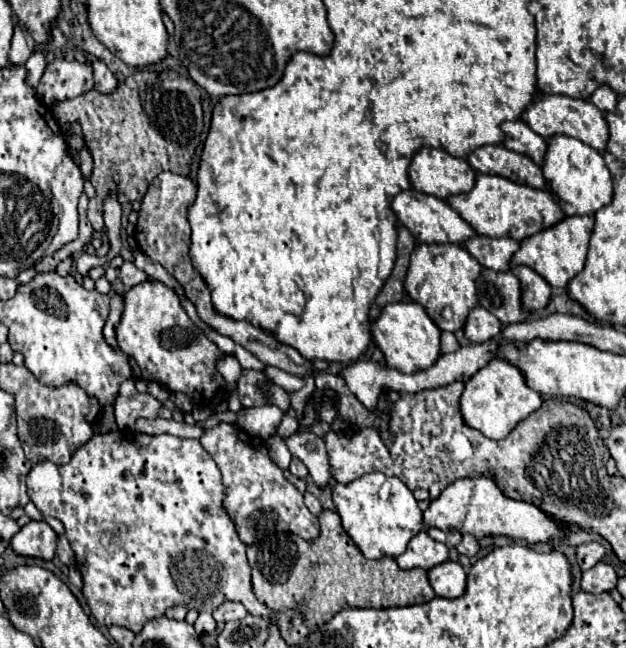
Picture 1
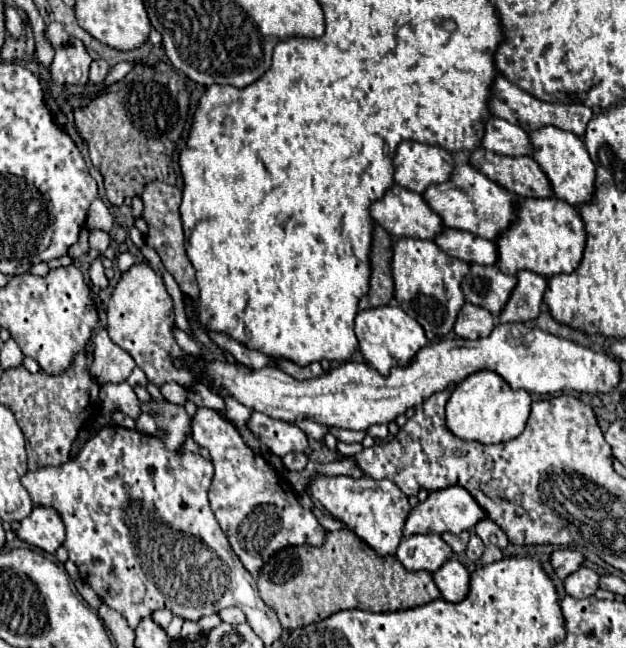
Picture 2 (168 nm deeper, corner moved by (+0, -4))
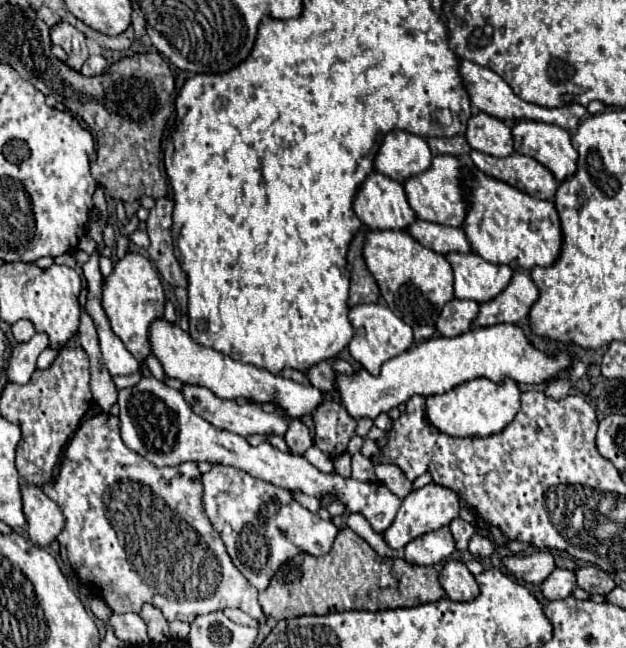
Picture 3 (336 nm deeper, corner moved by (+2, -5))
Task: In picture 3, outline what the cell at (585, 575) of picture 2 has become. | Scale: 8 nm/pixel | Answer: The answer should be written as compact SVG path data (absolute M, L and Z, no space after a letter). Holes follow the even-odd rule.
M556 568L544 582L542 582L542 592L548 600L560 600L560 598L568 598L572 596L572 592L576 590L576 582L574 582L574 572L572 570L564 570L564 568Z

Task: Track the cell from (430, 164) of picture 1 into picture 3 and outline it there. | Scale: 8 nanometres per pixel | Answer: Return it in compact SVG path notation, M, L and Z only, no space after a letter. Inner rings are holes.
M396 130L384 136L374 166L380 174L404 184L408 178L426 172L432 166L432 158L426 138Z

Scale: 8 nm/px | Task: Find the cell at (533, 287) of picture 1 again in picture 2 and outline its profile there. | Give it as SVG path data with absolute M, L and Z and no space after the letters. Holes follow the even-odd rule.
M520 271L518 285L514 287L508 303L498 315L498 321L534 321L540 313L542 297L546 291L546 277L532 273L532 271Z

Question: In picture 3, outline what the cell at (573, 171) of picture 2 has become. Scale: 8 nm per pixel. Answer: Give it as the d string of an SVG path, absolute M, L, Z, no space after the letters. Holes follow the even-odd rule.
M520 120L514 124L512 134L514 150L544 164L558 182L564 182L576 174L578 152L564 128L546 122Z

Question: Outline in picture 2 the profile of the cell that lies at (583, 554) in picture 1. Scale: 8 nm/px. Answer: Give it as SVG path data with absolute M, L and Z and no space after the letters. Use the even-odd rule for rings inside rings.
M556 549L550 553L550 563L560 579L568 577L576 569L580 569L584 557L576 549Z

